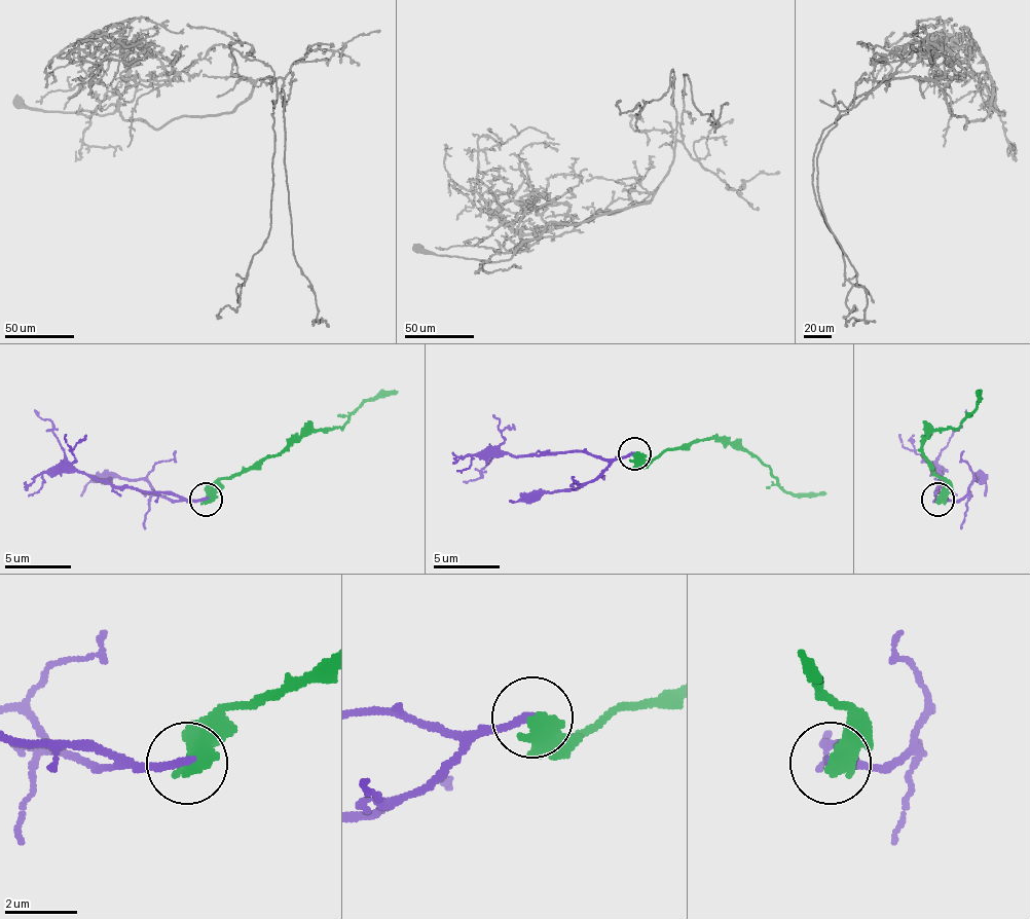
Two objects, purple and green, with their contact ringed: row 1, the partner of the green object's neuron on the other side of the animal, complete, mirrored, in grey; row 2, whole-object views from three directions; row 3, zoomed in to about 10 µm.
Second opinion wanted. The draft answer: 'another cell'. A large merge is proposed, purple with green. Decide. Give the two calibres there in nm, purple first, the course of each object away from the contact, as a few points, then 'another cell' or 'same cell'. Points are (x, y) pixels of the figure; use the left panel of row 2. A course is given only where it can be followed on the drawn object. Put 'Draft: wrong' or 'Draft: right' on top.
Draft: right
240 nm thick on the purple side, 550 nm on the other; purple runs (205, 499), (111, 488), (75, 472), (51, 425), (35, 408); green runs (205, 499), (218, 481), (238, 472), (258, 468), (268, 458), (322, 432), (341, 428), (365, 402), (399, 392); another cell

